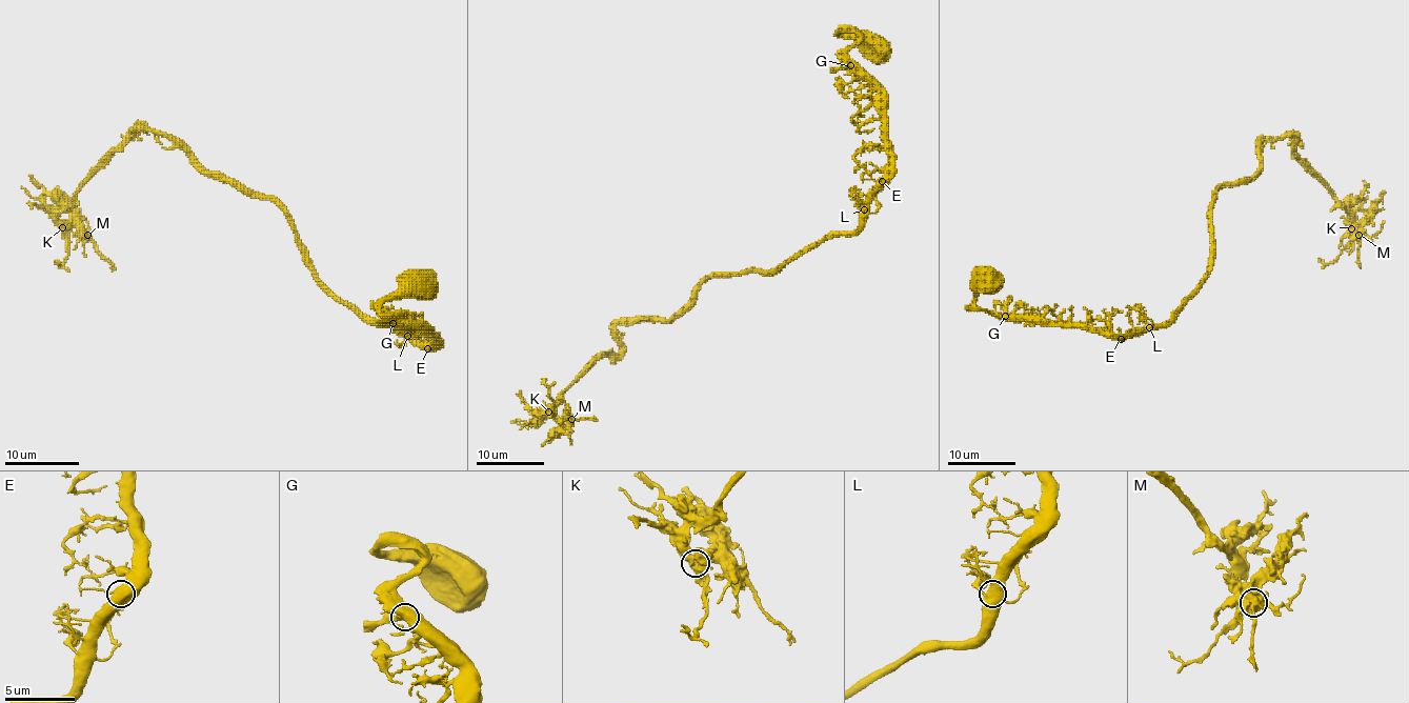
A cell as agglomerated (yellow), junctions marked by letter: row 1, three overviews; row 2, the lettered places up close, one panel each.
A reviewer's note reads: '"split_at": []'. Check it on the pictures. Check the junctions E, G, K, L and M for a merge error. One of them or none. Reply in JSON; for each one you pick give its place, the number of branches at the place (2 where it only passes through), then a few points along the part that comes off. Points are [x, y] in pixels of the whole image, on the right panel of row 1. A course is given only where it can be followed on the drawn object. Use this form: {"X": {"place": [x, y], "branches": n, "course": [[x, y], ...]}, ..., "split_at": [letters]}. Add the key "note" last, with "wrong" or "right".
{"split_at": [], "note": "right"}

